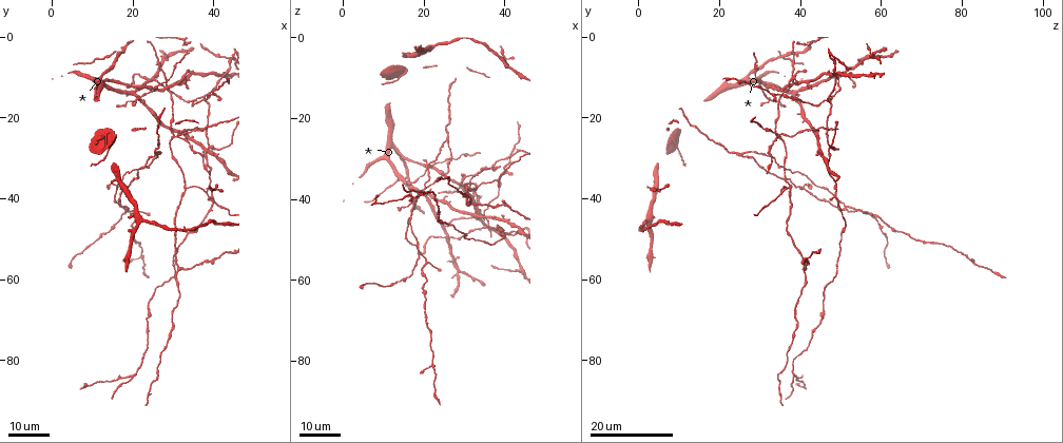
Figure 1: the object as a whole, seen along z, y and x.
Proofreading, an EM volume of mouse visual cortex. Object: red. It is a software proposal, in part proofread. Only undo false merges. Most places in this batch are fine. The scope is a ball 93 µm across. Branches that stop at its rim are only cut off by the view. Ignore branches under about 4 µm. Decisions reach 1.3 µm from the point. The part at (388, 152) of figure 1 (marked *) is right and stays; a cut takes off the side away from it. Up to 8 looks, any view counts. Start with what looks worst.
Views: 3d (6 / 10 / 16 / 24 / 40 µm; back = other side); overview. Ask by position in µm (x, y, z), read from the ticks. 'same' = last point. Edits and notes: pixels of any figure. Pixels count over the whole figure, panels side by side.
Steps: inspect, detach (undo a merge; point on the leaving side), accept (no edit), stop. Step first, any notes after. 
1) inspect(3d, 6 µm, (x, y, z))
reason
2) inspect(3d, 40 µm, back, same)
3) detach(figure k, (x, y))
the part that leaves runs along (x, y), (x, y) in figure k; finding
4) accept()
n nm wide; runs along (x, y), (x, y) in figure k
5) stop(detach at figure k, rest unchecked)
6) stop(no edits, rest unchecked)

inspect(3d, 24 µm, (18.5, 42.5, 53.0))

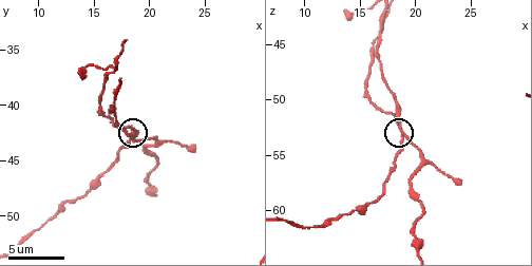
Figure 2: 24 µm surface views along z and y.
inspect(3d, 10 µm, (18.8, 42.6, 53.6))

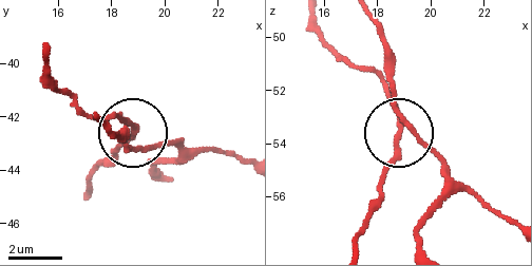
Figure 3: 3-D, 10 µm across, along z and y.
accept()
continuous, no second neuron

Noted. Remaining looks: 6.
inspect(3d, 16 µm, (20.0, 84.5, 38.0))
arms part here

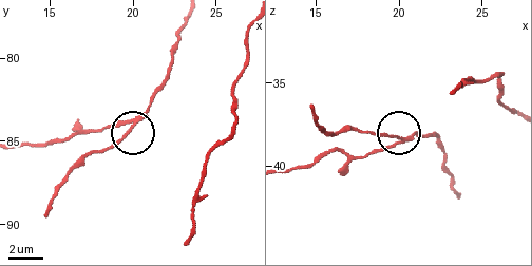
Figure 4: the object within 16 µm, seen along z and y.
inspect(3d, 6 µm, (20.0, 84.0, 38.3))

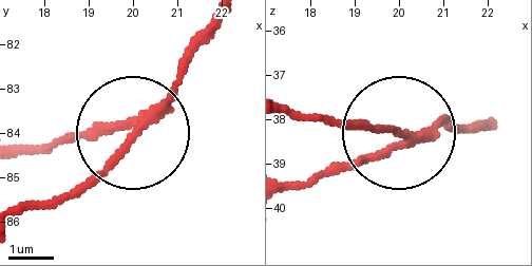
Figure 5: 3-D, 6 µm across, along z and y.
accept()
3 arms; all the same neuron

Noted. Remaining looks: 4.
inspect(3d, 24 µm, (32.0, 25.0, 34.5))
looks like a crossing

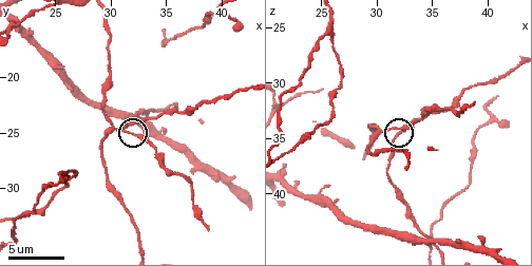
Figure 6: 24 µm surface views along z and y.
inspect(3d, 6 µm, (31.6, 25.2, 34.0))

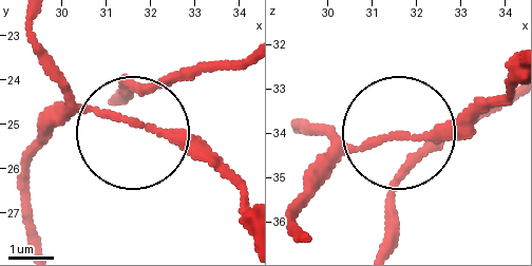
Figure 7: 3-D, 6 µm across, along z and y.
inspect(3d, 6 µm, back, (31.70, 25.00, 34.15))

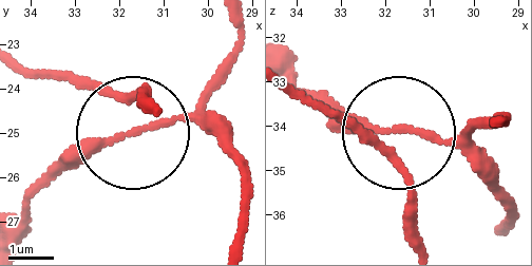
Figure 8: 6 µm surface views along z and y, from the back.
accept()
140 nm wide; runs along (232, 17), (229, 74), (198, 108), (86, 146), (32, 195) in figure 8; continuous, no second neuron

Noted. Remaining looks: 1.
stop(no edits, rest unchecked)

